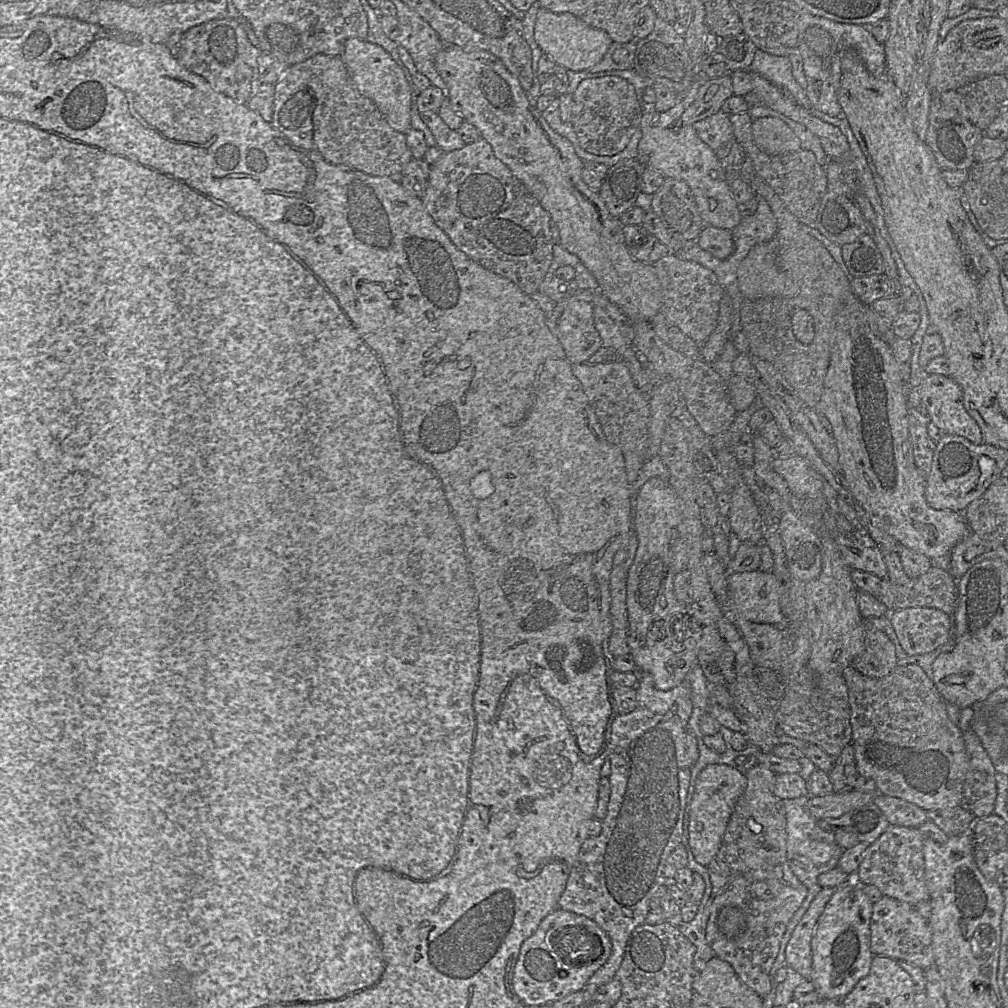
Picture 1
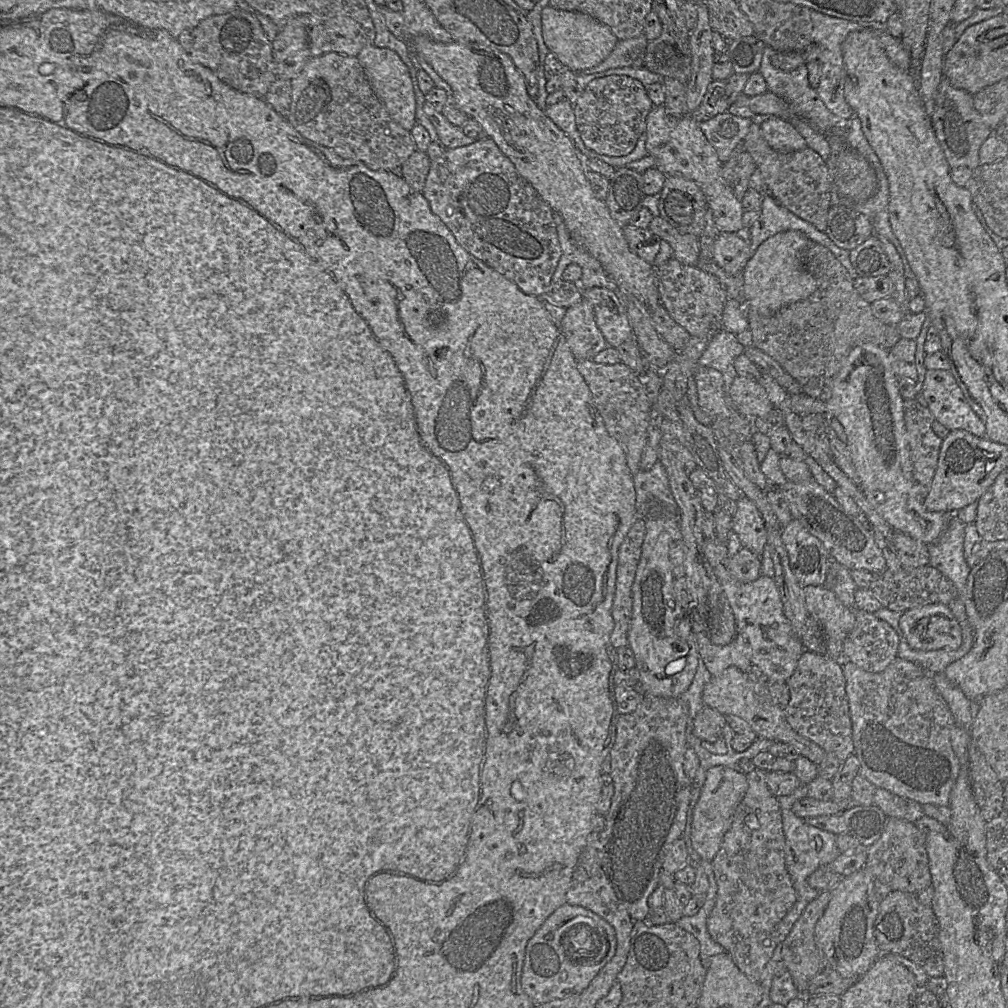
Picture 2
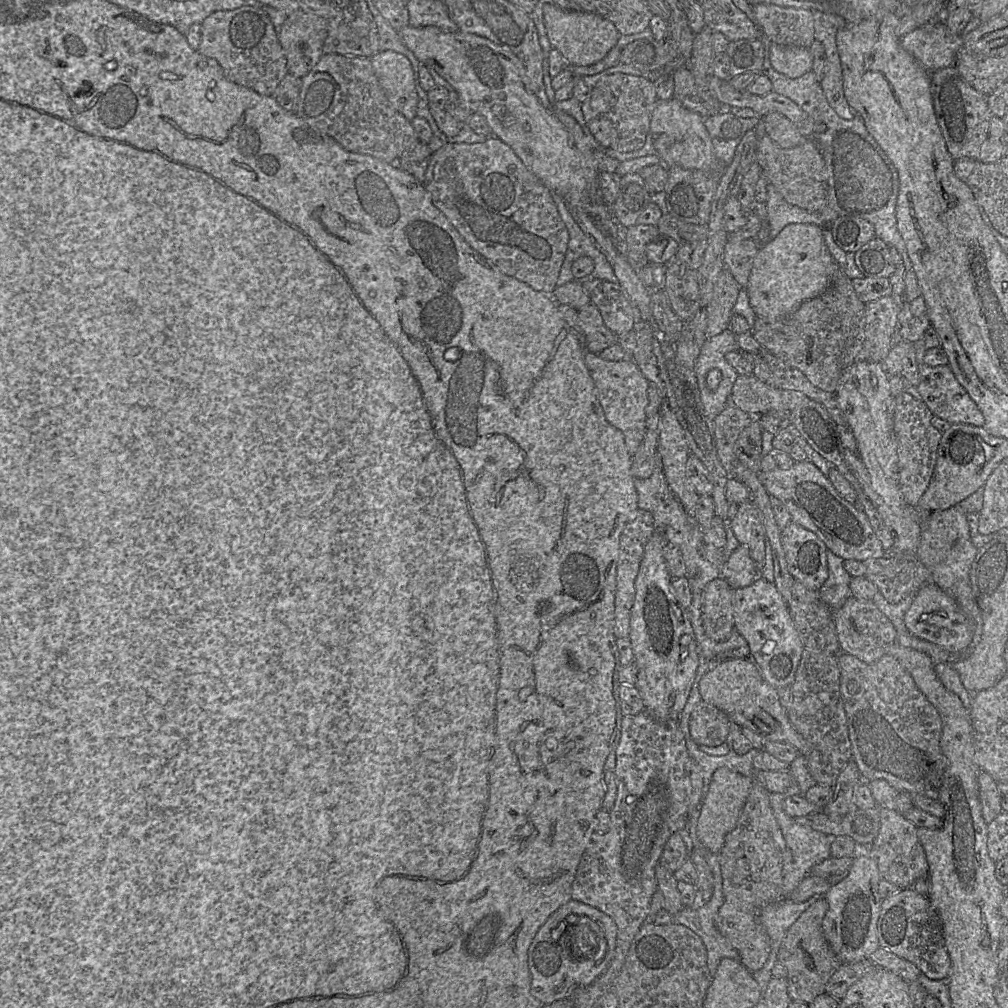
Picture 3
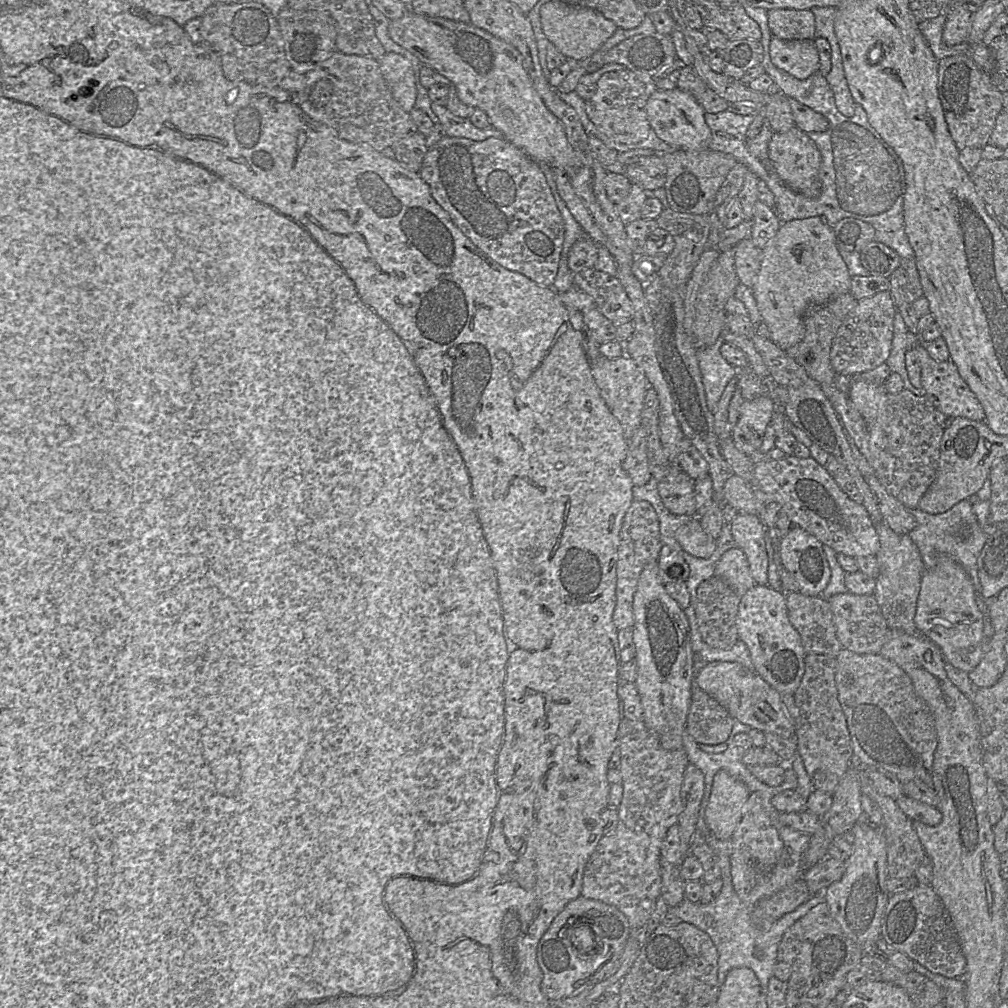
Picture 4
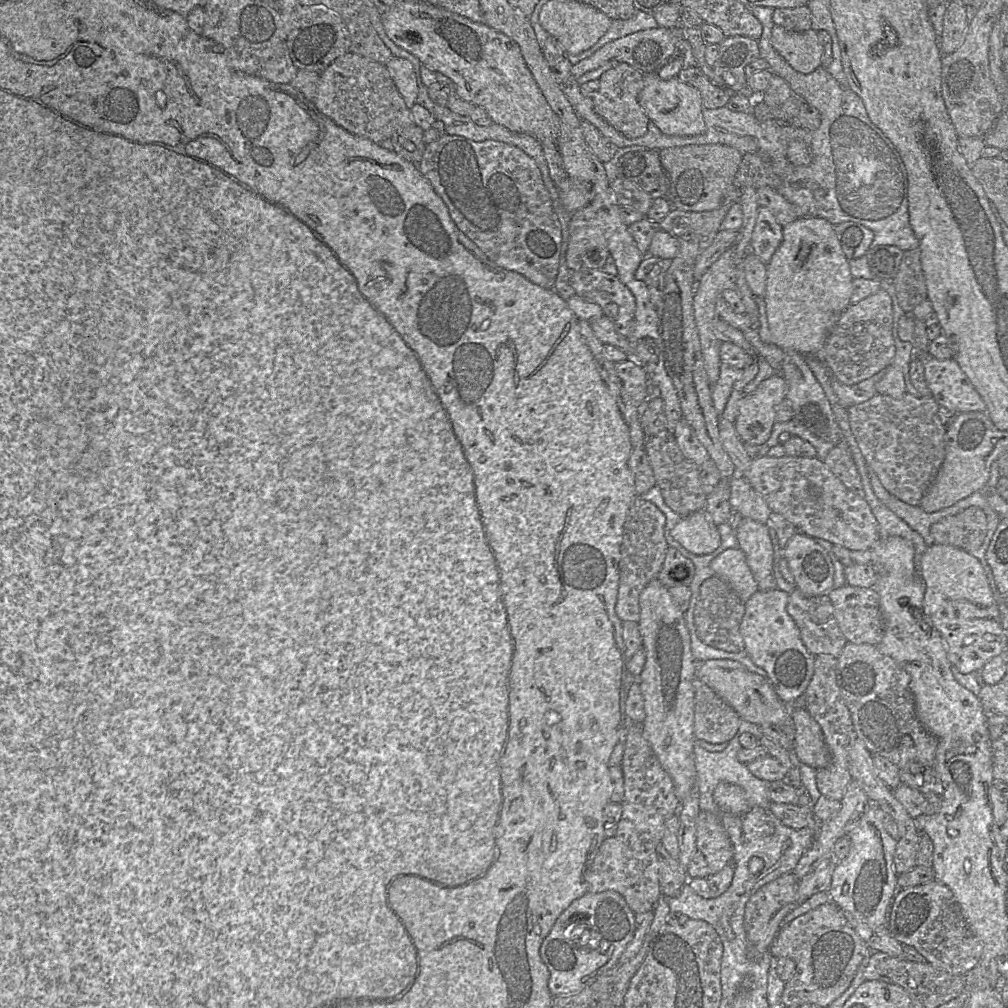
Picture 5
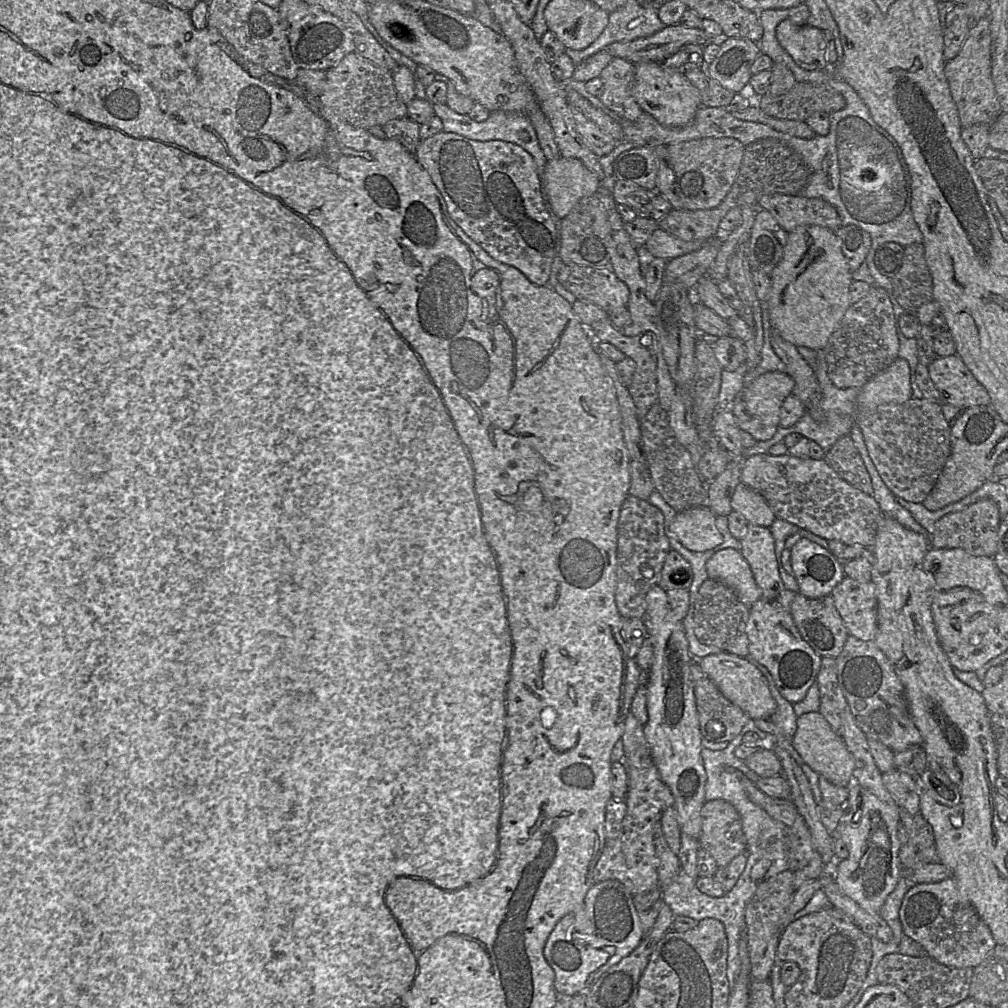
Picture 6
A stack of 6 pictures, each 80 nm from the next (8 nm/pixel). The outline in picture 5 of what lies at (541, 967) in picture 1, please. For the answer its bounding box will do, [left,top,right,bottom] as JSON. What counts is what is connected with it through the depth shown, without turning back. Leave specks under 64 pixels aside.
[539,892,635,996]

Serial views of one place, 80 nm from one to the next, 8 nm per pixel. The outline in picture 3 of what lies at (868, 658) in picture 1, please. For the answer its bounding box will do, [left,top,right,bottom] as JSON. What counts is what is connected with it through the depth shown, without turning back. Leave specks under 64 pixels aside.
[832,596,897,663]

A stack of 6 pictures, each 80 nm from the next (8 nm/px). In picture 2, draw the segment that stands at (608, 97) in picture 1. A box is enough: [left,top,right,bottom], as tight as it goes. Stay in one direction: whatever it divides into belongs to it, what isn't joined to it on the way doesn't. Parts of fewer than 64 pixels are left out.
[574,75,654,156]

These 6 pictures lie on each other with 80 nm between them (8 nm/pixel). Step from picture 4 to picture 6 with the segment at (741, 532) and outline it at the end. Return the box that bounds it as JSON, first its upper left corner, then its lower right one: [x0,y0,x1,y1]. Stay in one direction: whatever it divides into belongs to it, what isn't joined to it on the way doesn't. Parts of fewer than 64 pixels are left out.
[739,525,785,599]

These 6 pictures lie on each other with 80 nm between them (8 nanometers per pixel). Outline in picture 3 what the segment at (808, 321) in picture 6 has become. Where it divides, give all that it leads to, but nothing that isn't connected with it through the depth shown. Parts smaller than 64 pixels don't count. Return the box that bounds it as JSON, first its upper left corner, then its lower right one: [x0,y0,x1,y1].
[745,224,839,328]

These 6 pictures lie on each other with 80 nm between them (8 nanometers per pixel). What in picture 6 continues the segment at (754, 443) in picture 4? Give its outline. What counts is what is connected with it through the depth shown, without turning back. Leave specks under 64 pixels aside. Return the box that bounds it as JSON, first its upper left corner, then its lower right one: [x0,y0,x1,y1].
[730,371,794,442]

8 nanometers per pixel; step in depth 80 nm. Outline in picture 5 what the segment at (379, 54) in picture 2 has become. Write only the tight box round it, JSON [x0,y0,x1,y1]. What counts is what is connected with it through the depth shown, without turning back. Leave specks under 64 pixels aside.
[385,56,418,110]

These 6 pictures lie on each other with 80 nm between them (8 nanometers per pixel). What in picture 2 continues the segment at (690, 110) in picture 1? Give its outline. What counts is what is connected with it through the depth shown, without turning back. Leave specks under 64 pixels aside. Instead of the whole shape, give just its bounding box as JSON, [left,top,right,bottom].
[690,72,749,123]

